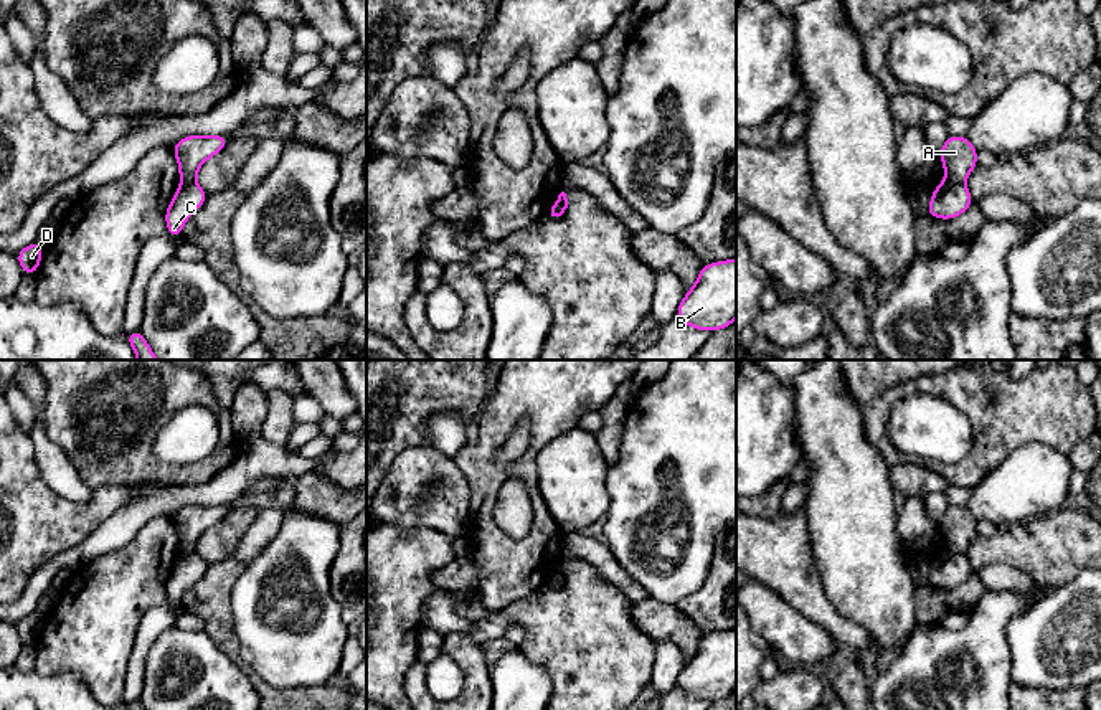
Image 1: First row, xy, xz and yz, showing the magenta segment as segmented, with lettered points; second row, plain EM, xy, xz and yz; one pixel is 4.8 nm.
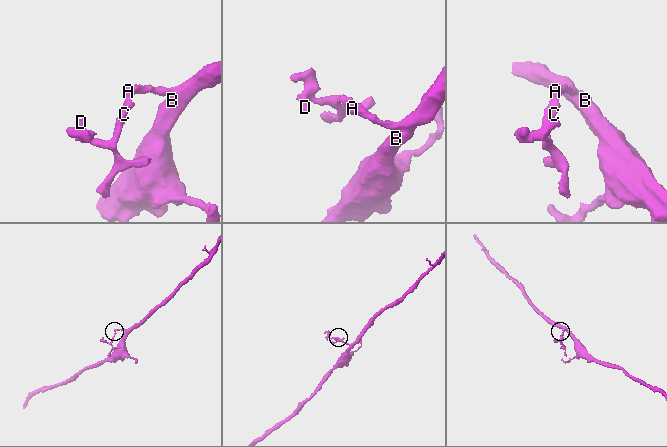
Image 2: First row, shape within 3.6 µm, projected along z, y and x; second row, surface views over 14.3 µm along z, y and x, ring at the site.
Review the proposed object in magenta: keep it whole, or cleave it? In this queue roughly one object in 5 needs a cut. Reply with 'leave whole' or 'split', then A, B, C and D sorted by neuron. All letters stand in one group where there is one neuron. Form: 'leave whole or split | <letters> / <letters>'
split | A B / C D

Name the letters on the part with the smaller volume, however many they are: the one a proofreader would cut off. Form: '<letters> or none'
C, D

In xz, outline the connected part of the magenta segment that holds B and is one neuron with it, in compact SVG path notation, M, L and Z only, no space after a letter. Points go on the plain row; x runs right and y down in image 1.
M736 627L702 636L675 689L697 700L721 700L736 689Z

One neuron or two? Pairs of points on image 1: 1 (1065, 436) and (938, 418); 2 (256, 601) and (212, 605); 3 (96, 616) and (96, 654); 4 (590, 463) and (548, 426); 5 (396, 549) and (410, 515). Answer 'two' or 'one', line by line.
1: two
2: two
3: one
4: two
5: two

